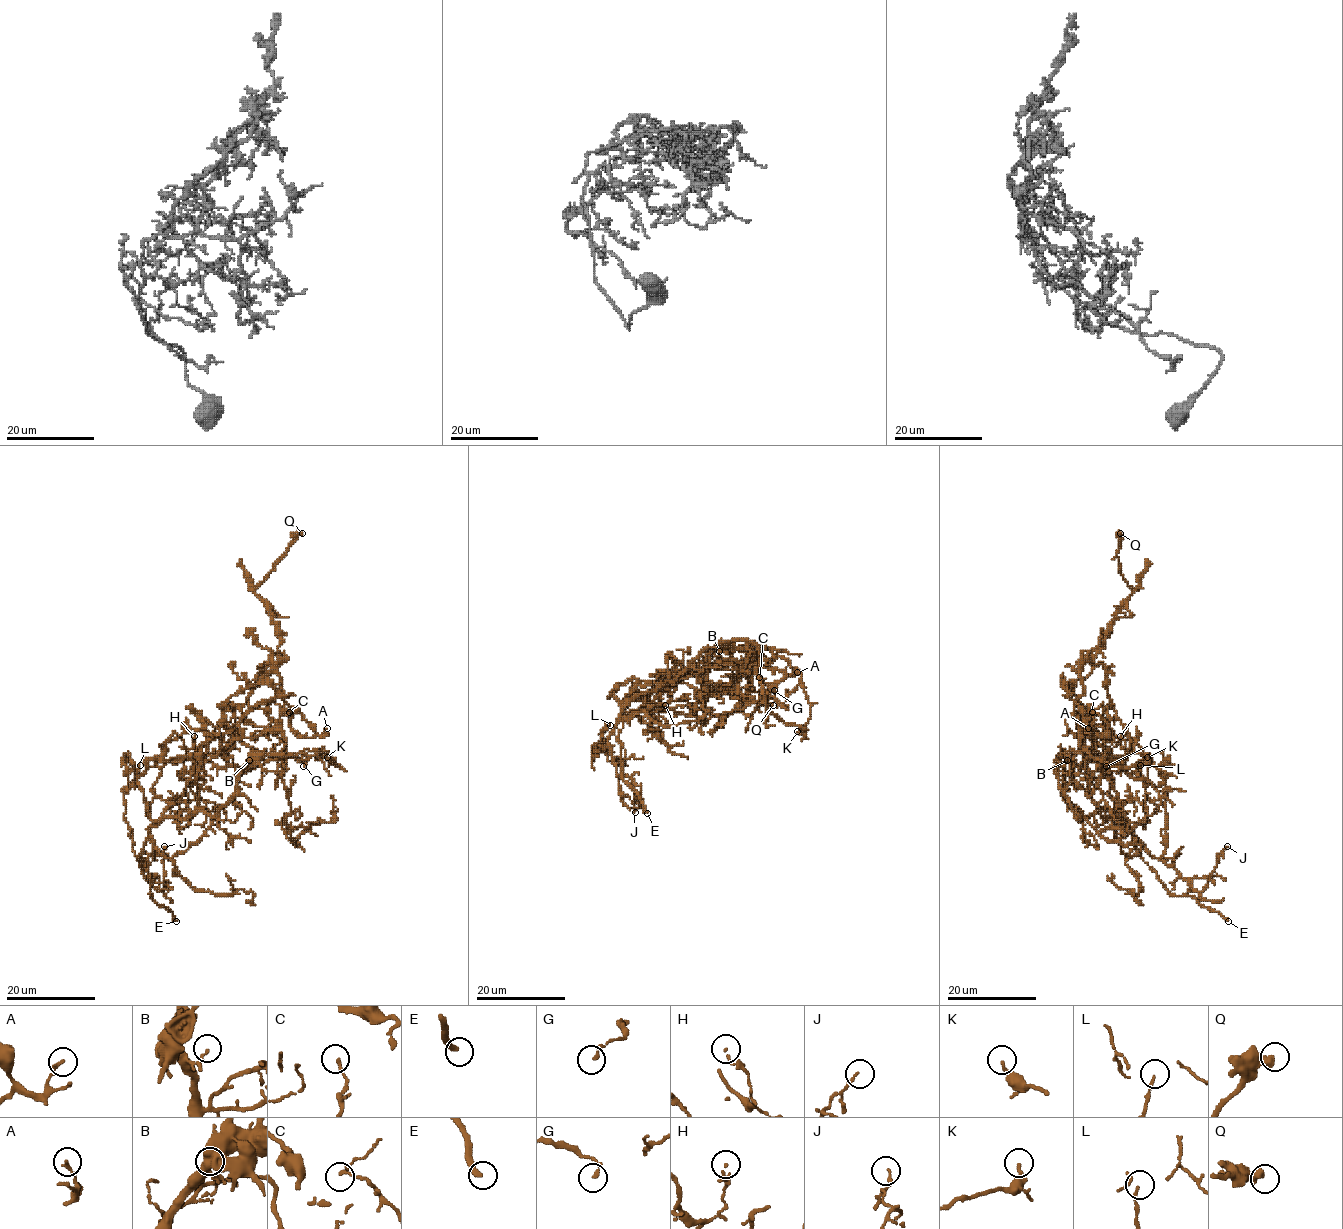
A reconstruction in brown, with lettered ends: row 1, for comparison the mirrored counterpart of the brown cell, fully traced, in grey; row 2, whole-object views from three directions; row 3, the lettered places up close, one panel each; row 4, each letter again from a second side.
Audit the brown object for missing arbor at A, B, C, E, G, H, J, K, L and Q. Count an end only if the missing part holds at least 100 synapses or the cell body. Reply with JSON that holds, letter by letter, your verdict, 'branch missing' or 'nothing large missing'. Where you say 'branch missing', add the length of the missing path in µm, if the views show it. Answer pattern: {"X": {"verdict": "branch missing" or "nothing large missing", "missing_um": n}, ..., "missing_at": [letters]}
{"A": {"verdict": "nothing large missing"}, "B": {"verdict": "nothing large missing"}, "C": {"verdict": "nothing large missing"}, "E": {"verdict": "branch missing", "missing_um": 30}, "G": {"verdict": "nothing large missing"}, "H": {"verdict": "nothing large missing"}, "J": {"verdict": "nothing large missing"}, "K": {"verdict": "nothing large missing"}, "L": {"verdict": "nothing large missing"}, "Q": {"verdict": "nothing large missing"}, "missing_at": ["E"]}

